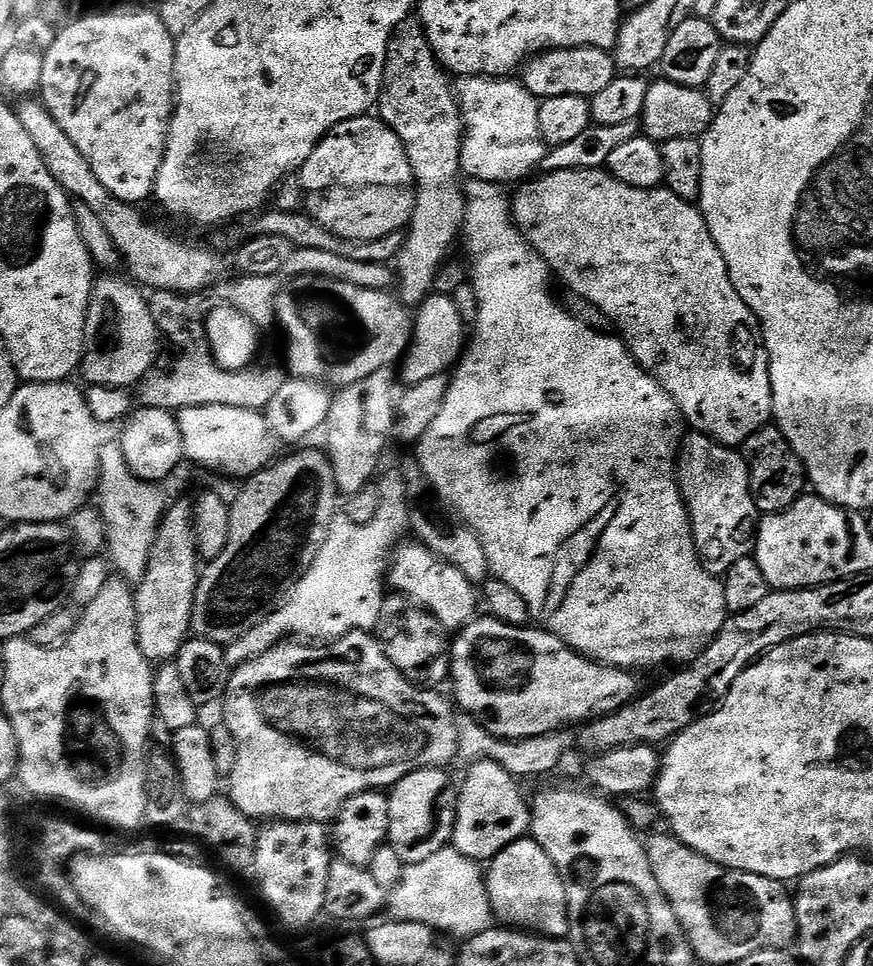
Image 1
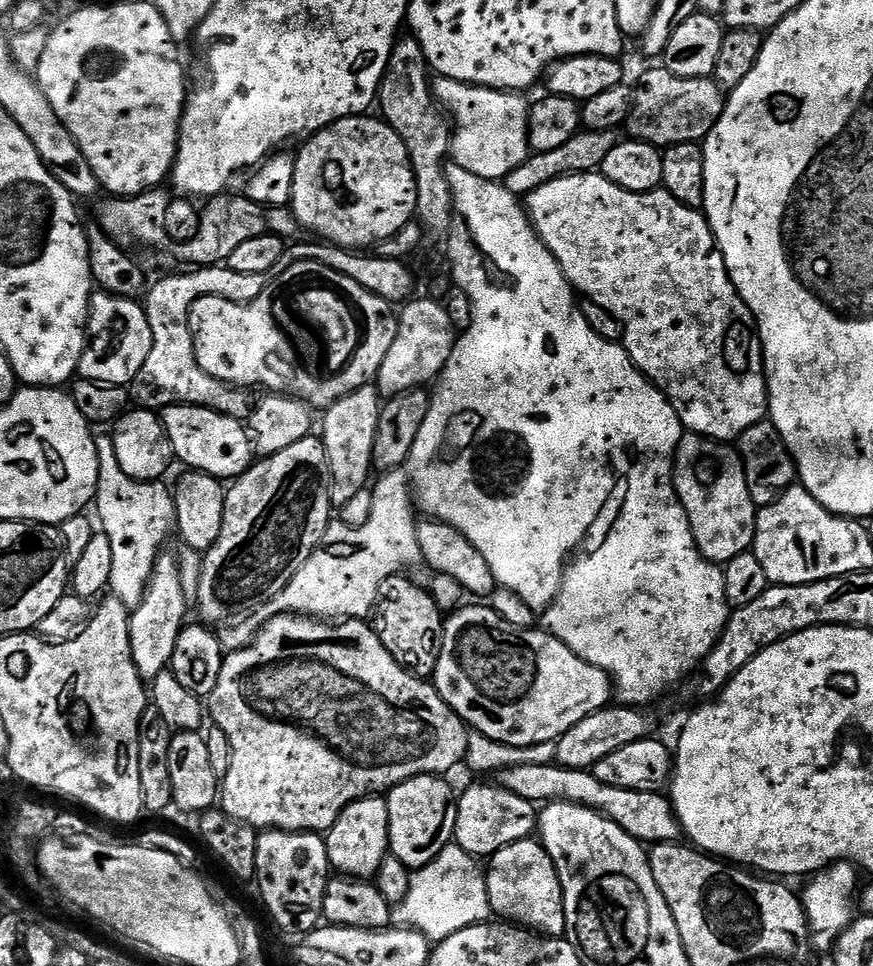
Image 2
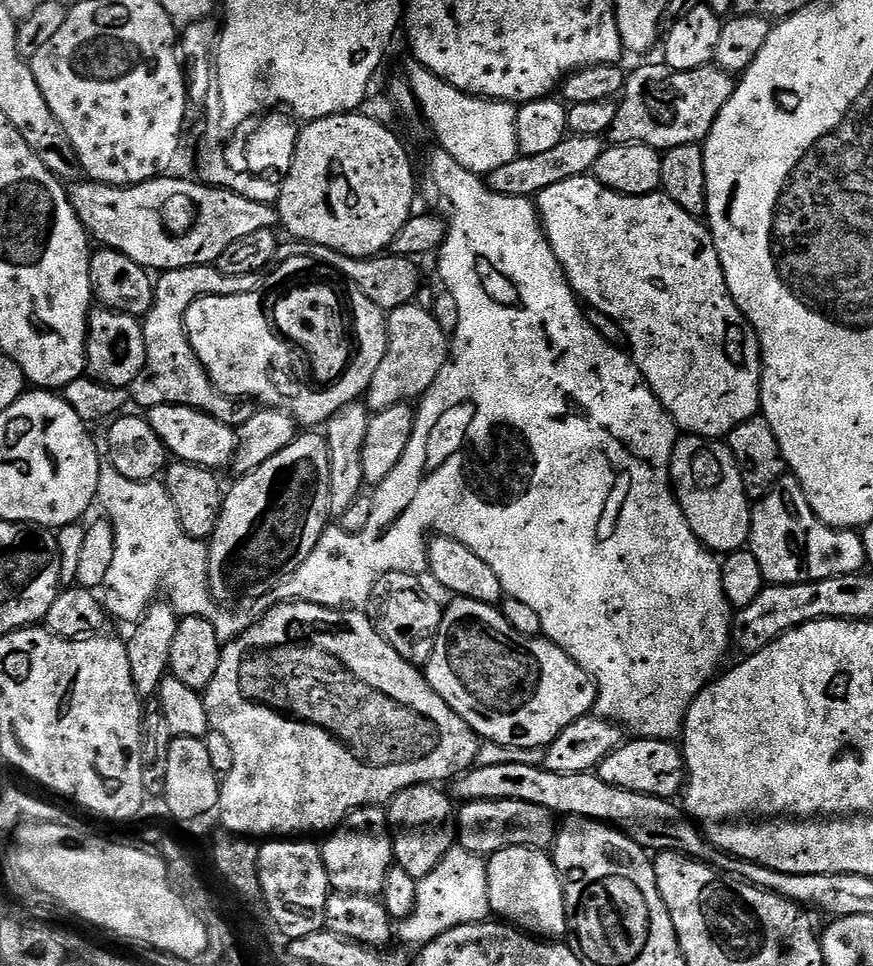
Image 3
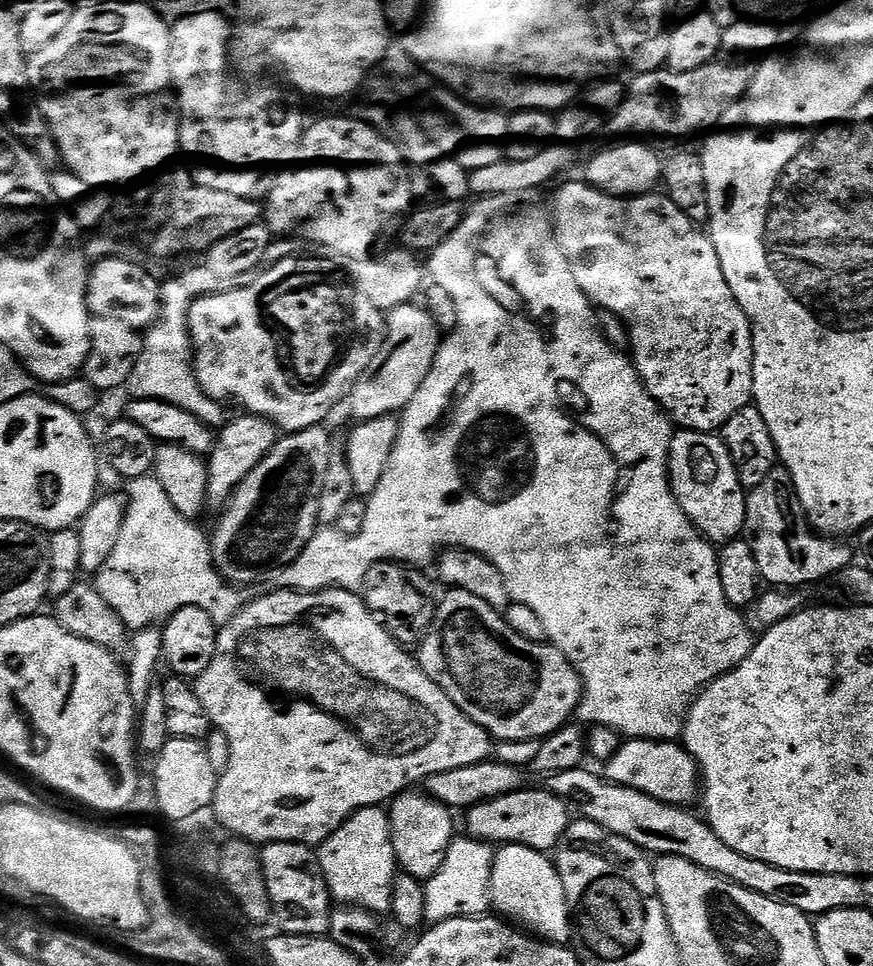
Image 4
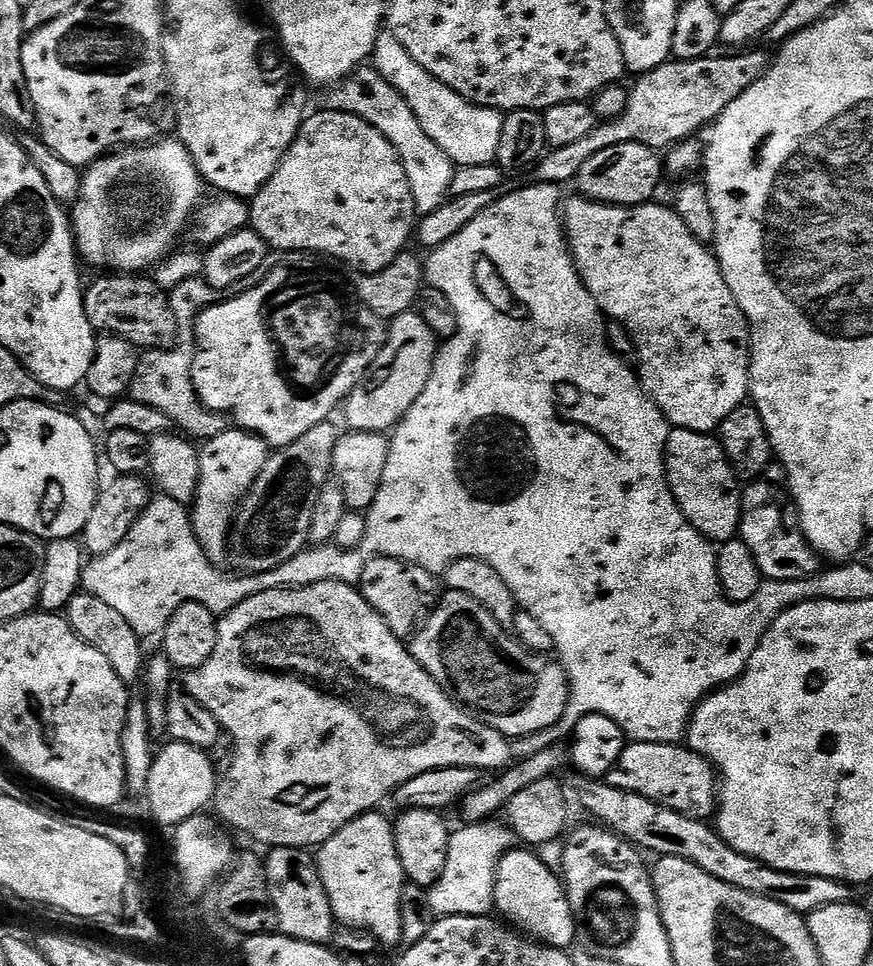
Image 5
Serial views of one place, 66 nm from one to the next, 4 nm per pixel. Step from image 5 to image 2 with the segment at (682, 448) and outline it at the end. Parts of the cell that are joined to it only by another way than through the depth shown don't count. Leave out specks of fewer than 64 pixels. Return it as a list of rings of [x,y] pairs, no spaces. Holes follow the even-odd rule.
[[[685,434],[680,439],[676,451],[674,469],[676,493],[686,510],[686,518],[690,518],[690,530],[694,534],[694,542],[701,554],[711,564],[729,564],[738,554],[749,551],[756,537],[756,504],[750,498],[750,486],[746,486],[746,474],[740,461],[739,451],[727,443],[711,440],[705,436]]]

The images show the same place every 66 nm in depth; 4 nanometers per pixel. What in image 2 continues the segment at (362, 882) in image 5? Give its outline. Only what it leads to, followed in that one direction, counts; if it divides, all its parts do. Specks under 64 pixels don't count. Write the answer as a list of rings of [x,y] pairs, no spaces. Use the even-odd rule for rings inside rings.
[[[379,795],[363,800],[356,800],[342,812],[338,822],[326,833],[328,845],[328,862],[336,868],[344,878],[372,878],[382,866],[384,860],[389,859],[390,849],[390,814],[387,799]]]

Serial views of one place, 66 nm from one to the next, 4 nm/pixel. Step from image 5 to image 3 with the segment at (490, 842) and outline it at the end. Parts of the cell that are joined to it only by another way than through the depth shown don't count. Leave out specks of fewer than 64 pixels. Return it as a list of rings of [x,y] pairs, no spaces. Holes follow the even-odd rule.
[[[453,846],[433,872],[416,881],[416,909],[410,927],[423,938],[441,936],[446,930],[460,924],[487,921],[489,916],[488,865],[485,857]]]

